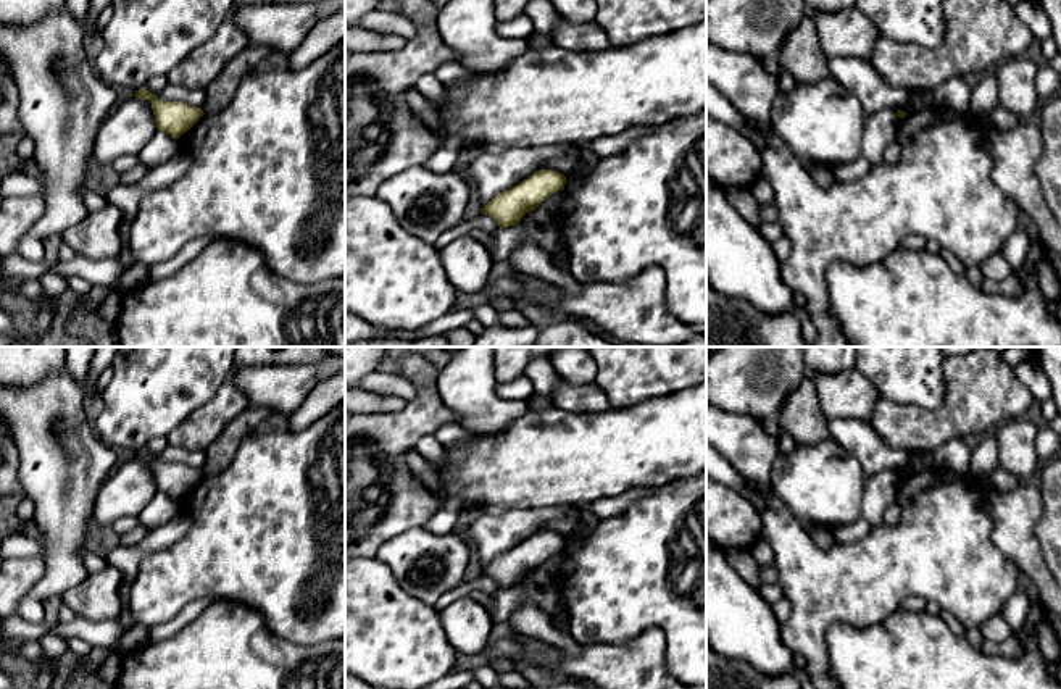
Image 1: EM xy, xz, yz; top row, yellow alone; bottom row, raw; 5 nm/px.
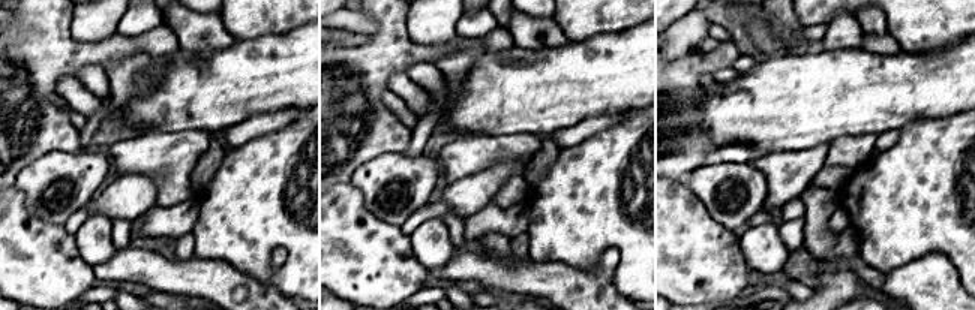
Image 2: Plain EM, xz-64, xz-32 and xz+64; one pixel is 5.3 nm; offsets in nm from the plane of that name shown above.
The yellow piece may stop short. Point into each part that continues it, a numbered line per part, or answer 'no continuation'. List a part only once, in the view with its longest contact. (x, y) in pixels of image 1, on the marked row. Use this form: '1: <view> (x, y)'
no continuation

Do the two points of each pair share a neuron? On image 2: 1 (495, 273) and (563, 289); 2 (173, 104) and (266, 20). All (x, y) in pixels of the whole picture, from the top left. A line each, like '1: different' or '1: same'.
1: same
2: different

